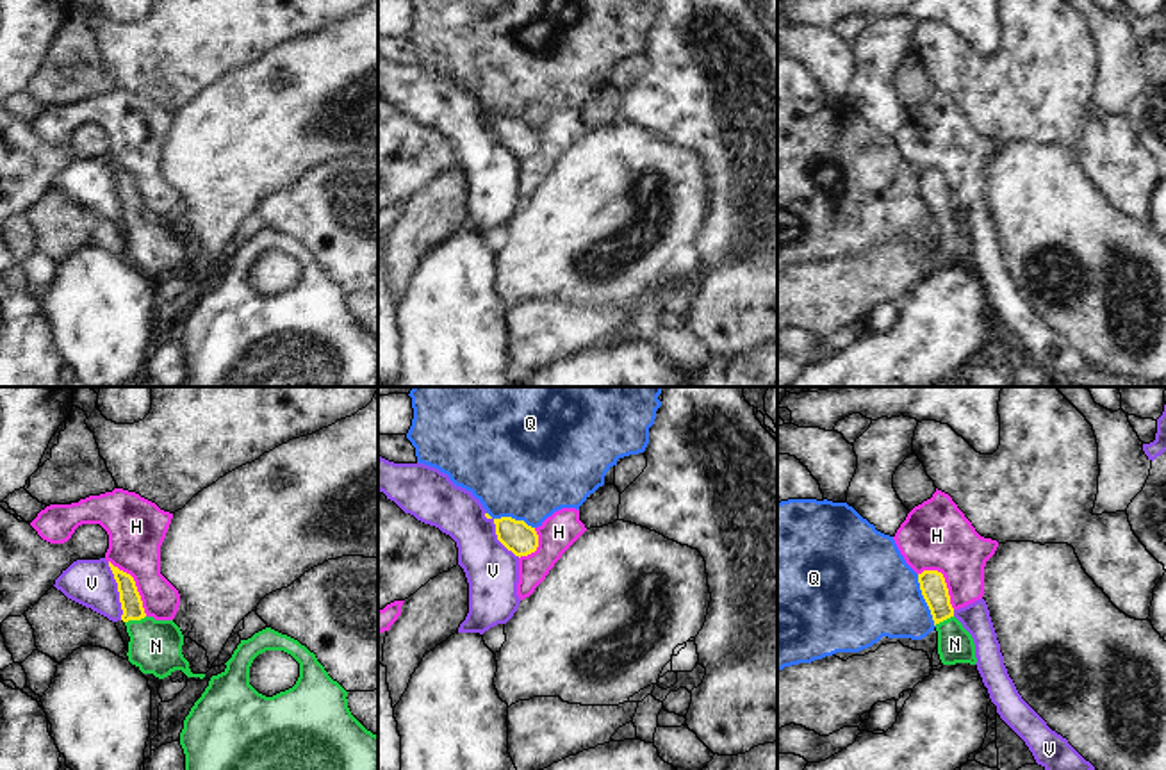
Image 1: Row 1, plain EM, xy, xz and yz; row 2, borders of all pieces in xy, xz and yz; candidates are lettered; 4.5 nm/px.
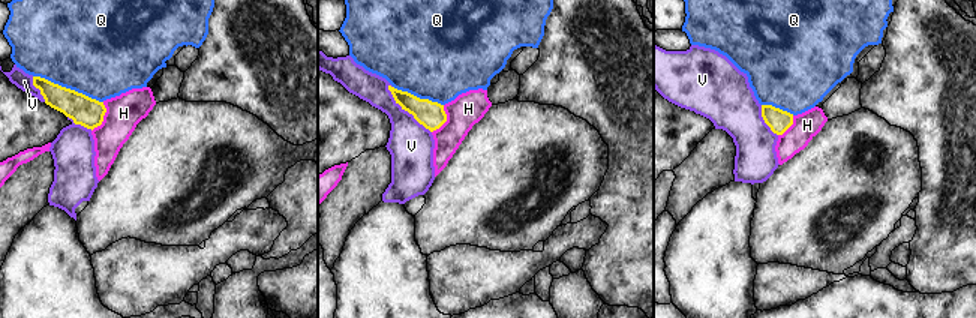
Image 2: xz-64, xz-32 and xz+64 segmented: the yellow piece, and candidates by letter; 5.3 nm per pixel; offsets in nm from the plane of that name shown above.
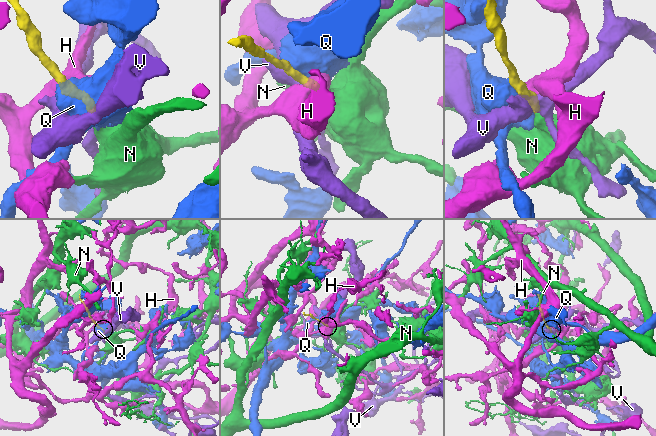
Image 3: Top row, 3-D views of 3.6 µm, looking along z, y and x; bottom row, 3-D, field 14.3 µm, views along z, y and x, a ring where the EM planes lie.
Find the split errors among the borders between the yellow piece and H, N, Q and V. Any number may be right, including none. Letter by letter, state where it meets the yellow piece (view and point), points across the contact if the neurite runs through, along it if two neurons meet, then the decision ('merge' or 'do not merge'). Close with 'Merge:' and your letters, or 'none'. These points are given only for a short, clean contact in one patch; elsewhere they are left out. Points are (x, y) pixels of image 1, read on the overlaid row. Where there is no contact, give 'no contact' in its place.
H: meets yellow in xy at (134, 585); border along xy (109, 560), (132, 578), (147, 615); do not merge
N: meets yellow in xy at (134, 619); runs through xy (131, 601), (134, 619), (156, 646); merge
Q: meets yellow in yz at (926, 601); do not merge
V: meets yellow in xy at (118, 590); do not merge
Merge: N

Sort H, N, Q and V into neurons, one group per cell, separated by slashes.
H / N / Q / V

